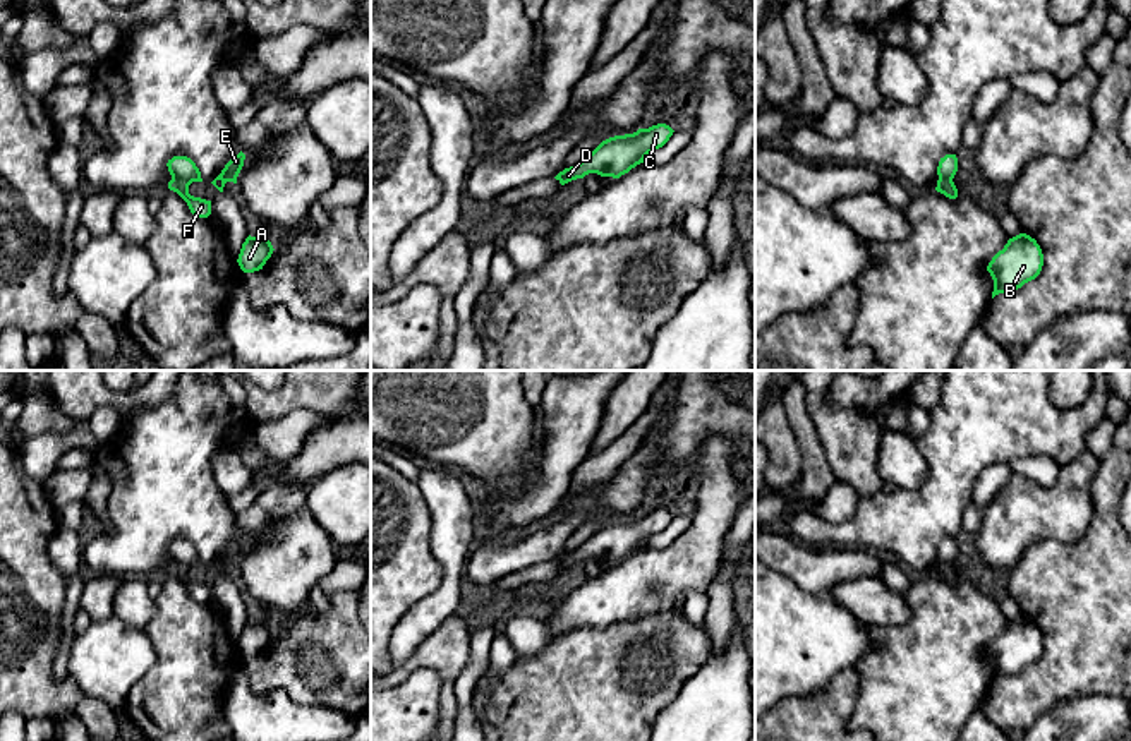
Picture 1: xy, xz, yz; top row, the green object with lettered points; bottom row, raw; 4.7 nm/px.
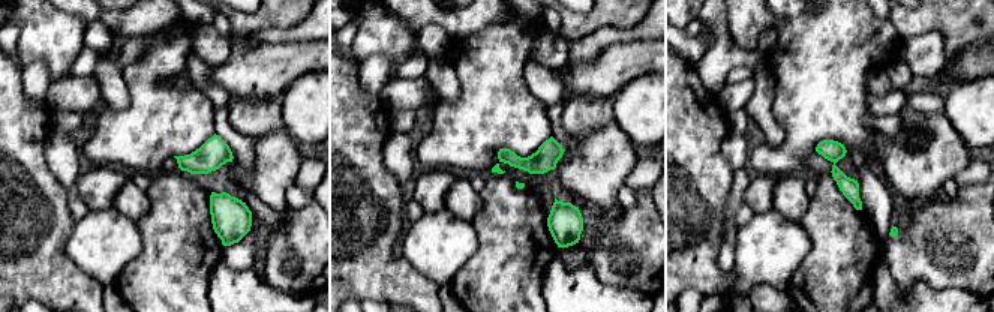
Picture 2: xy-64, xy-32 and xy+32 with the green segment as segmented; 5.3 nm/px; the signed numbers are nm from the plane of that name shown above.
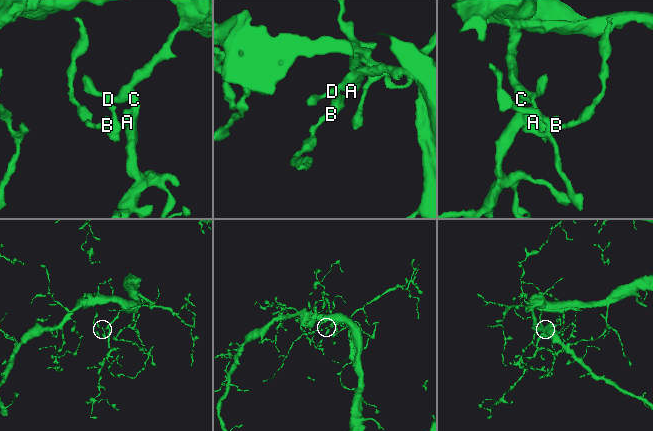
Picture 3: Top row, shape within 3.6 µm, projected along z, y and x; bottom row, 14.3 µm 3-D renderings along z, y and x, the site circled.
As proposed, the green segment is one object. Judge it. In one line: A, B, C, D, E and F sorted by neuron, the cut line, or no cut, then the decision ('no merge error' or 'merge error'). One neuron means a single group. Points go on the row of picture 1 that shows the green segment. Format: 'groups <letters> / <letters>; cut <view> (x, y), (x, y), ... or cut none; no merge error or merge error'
groups A C D E / B F; cut xy (172, 177), (184, 179), (189, 184); merge error

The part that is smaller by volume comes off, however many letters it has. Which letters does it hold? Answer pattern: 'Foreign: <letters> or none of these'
Foreign: B, F

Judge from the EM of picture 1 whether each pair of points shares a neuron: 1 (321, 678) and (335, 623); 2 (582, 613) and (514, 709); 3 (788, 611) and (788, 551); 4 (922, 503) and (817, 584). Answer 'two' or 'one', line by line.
1: one
2: two
3: two
4: two

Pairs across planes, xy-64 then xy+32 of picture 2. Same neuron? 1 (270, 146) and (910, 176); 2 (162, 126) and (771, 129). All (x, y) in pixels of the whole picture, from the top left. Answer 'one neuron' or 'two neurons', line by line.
1: one neuron
2: two neurons

